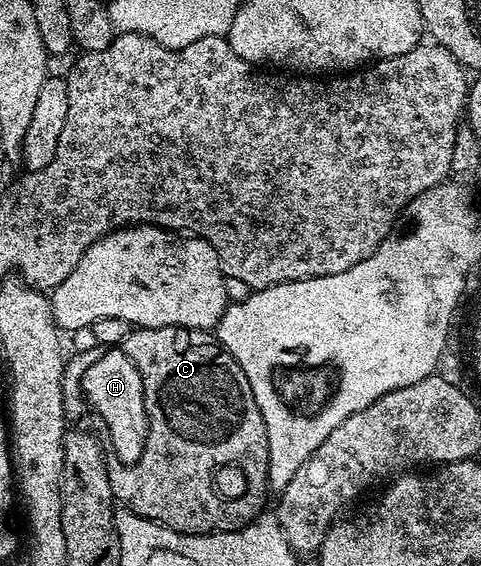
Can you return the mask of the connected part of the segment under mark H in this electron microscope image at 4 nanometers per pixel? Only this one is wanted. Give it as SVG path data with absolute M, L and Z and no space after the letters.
M109 348L100 353L99 358L93 362L80 375L81 388L89 405L101 416L107 430L107 439L116 458L122 465L135 465L146 450L148 434L148 418L144 408L144 382L141 380L137 368L119 348Z

